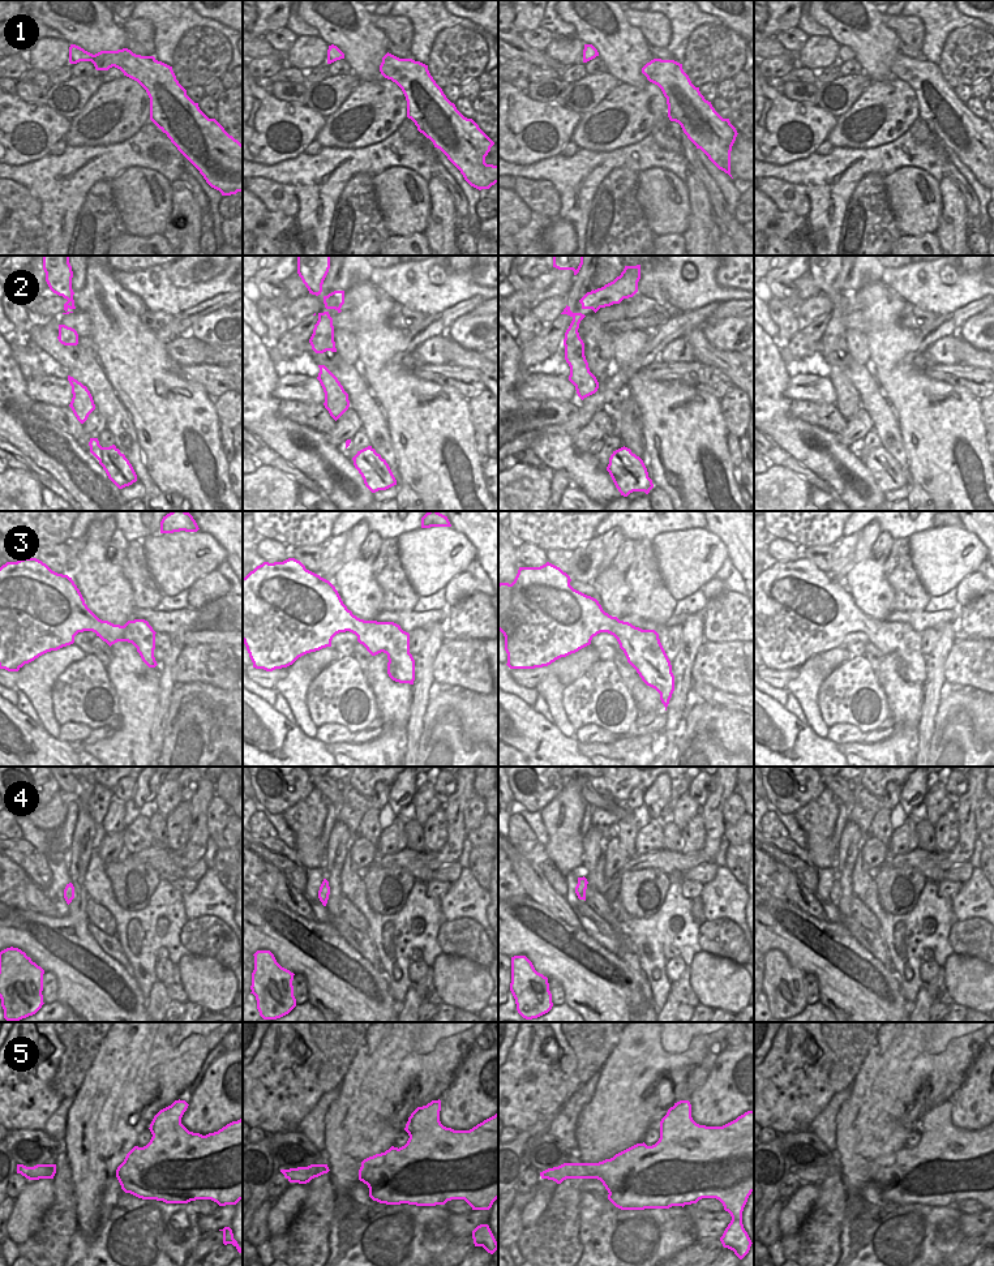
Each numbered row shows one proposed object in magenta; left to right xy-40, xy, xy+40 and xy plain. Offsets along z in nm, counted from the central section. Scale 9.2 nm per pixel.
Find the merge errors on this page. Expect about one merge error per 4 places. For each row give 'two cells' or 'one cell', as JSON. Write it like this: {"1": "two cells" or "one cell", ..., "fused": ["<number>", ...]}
{"1": "one cell", "2": "two cells", "3": "one cell", "4": "one cell", "5": "one cell", "fused": ["2"]}

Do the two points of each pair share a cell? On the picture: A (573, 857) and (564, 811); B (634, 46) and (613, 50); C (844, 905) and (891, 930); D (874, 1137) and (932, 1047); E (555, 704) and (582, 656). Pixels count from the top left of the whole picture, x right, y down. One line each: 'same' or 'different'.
A: same
B: same
C: different
D: same
E: different

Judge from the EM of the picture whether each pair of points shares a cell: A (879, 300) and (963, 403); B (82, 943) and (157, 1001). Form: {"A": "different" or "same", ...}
{"A": "same", "B": "different"}

